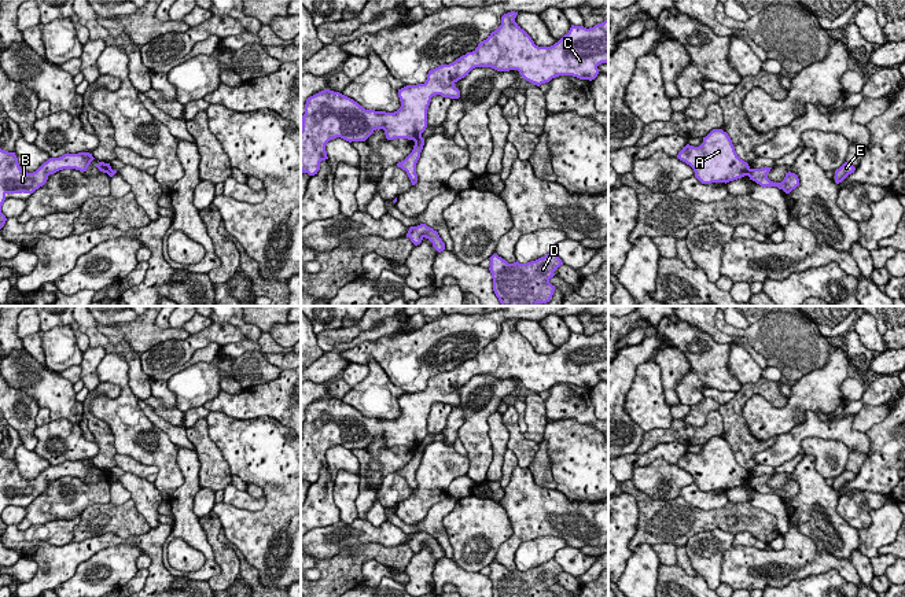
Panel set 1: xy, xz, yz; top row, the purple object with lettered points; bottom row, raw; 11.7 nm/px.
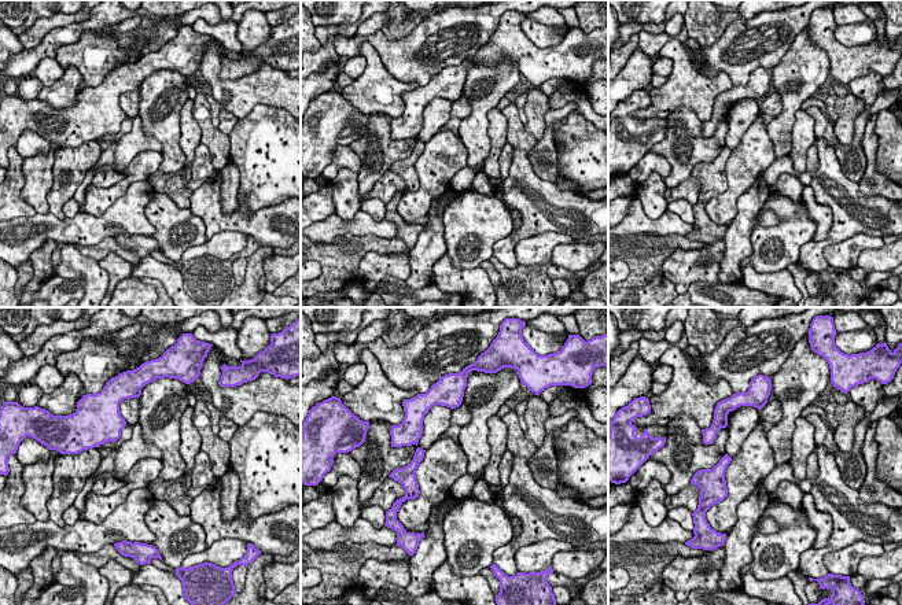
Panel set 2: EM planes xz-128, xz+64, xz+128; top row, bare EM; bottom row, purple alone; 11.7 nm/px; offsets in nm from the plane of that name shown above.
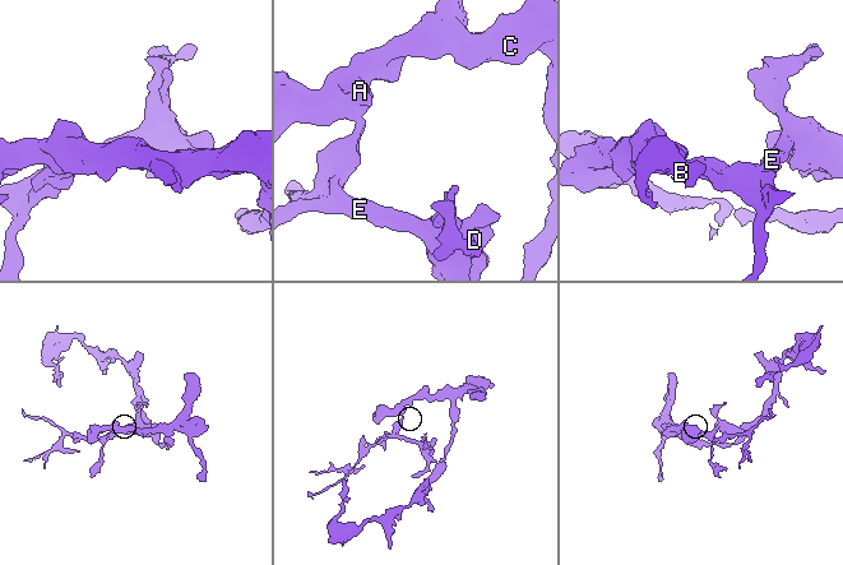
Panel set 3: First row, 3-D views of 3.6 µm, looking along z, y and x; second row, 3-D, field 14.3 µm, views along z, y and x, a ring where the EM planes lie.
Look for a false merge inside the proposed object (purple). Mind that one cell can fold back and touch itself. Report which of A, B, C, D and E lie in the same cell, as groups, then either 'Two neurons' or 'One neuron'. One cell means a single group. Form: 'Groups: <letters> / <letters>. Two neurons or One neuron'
Groups: A B C / D E. Two neurons

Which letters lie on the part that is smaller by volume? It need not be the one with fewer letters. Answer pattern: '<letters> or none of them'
D, E

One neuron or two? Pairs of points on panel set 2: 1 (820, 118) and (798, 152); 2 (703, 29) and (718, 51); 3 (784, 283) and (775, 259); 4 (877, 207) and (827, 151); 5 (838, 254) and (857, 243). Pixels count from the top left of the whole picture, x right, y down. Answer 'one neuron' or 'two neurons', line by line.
1: two neurons
2: two neurons
3: two neurons
4: one neuron
5: one neuron

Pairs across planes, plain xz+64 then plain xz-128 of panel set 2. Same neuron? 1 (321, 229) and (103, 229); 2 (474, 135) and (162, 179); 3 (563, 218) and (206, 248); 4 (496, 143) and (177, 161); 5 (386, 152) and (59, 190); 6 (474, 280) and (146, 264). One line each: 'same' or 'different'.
1: same
2: different
3: different
4: different
5: same
6: same

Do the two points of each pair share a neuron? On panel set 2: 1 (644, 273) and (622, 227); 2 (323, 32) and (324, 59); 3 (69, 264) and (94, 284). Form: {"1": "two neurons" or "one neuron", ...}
{"1": "two neurons", "2": "two neurons", "3": "one neuron"}

